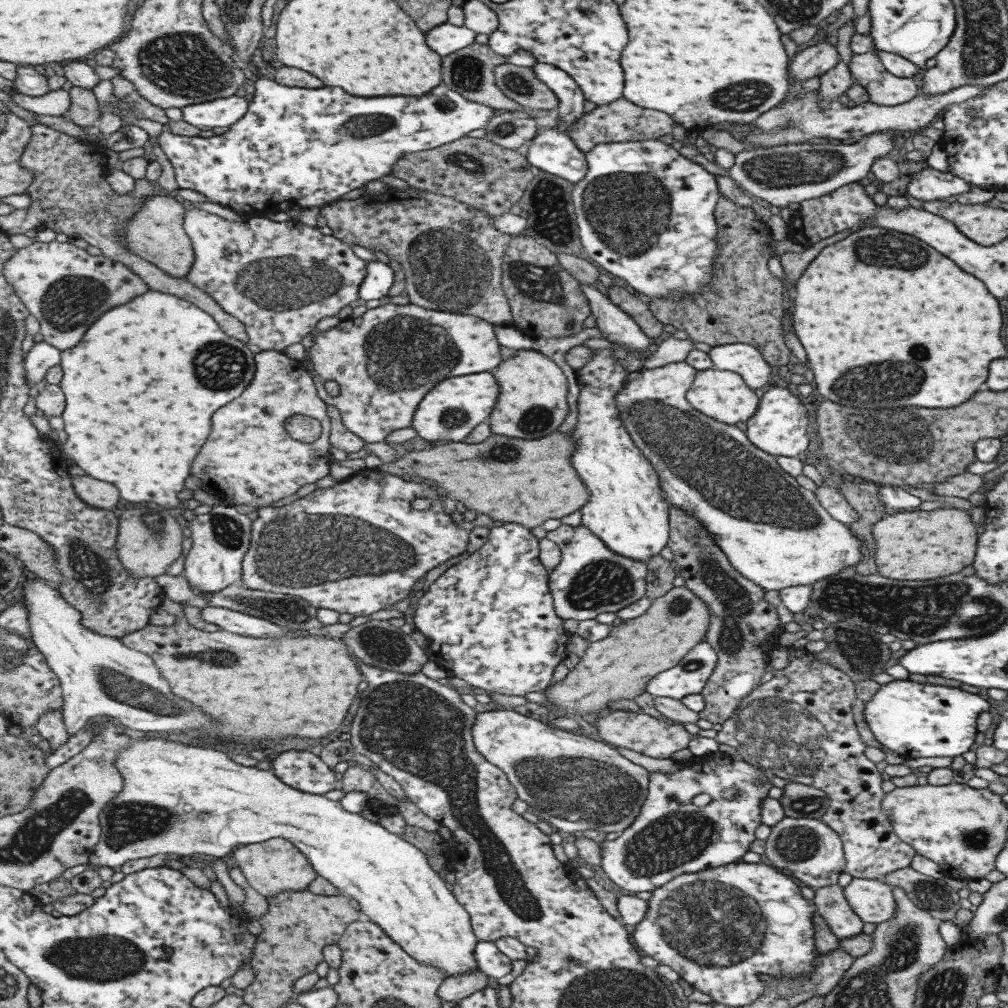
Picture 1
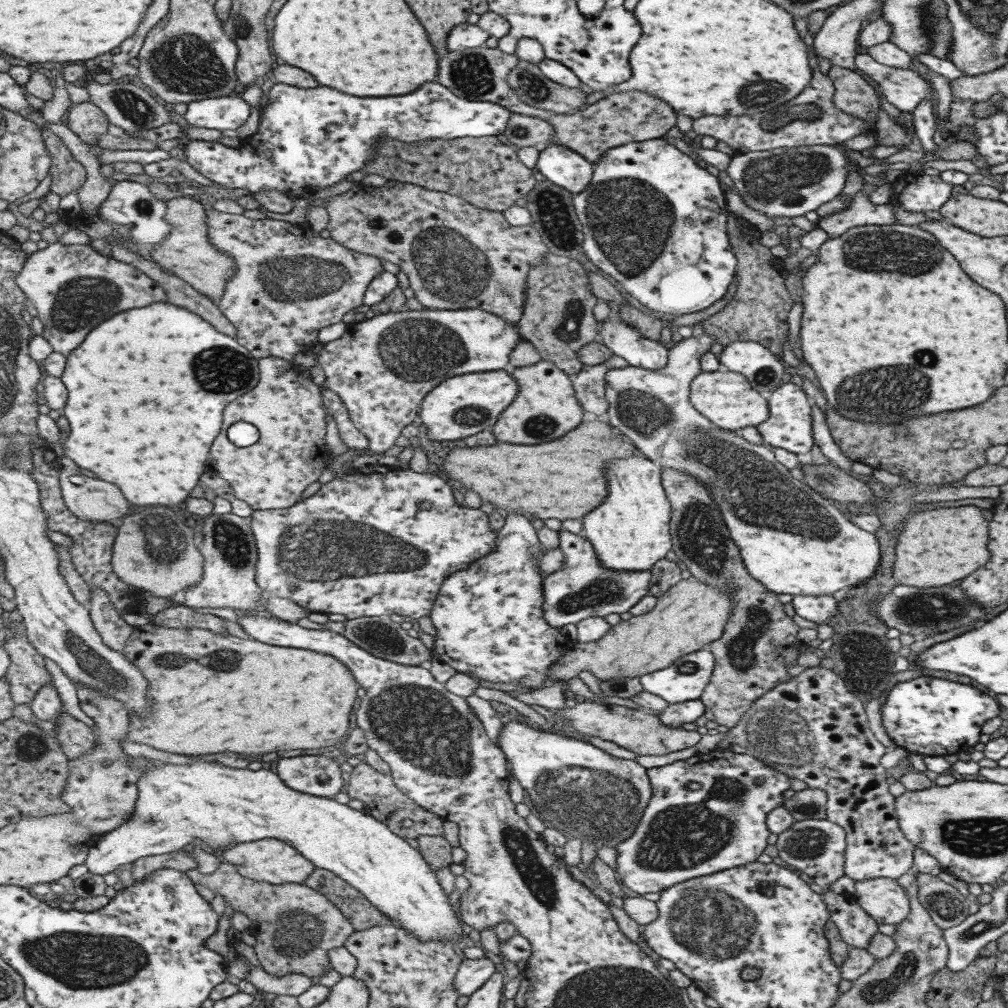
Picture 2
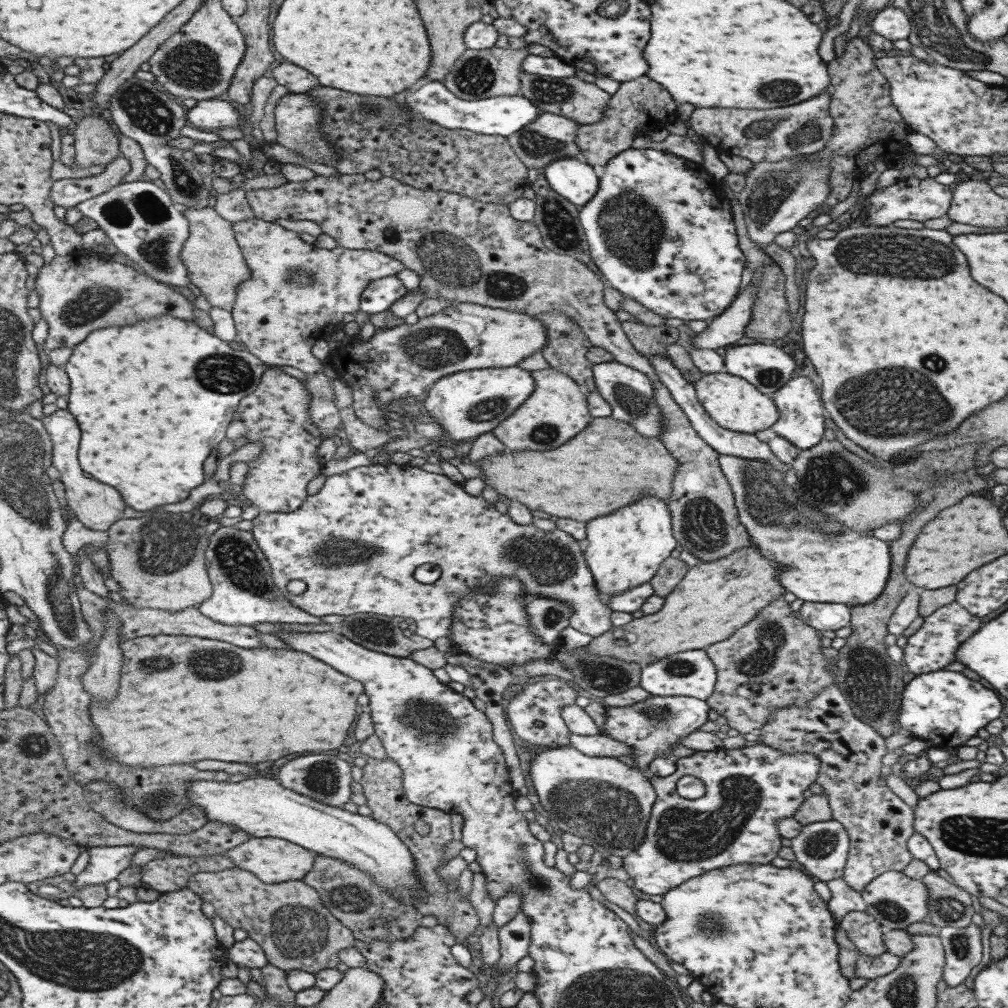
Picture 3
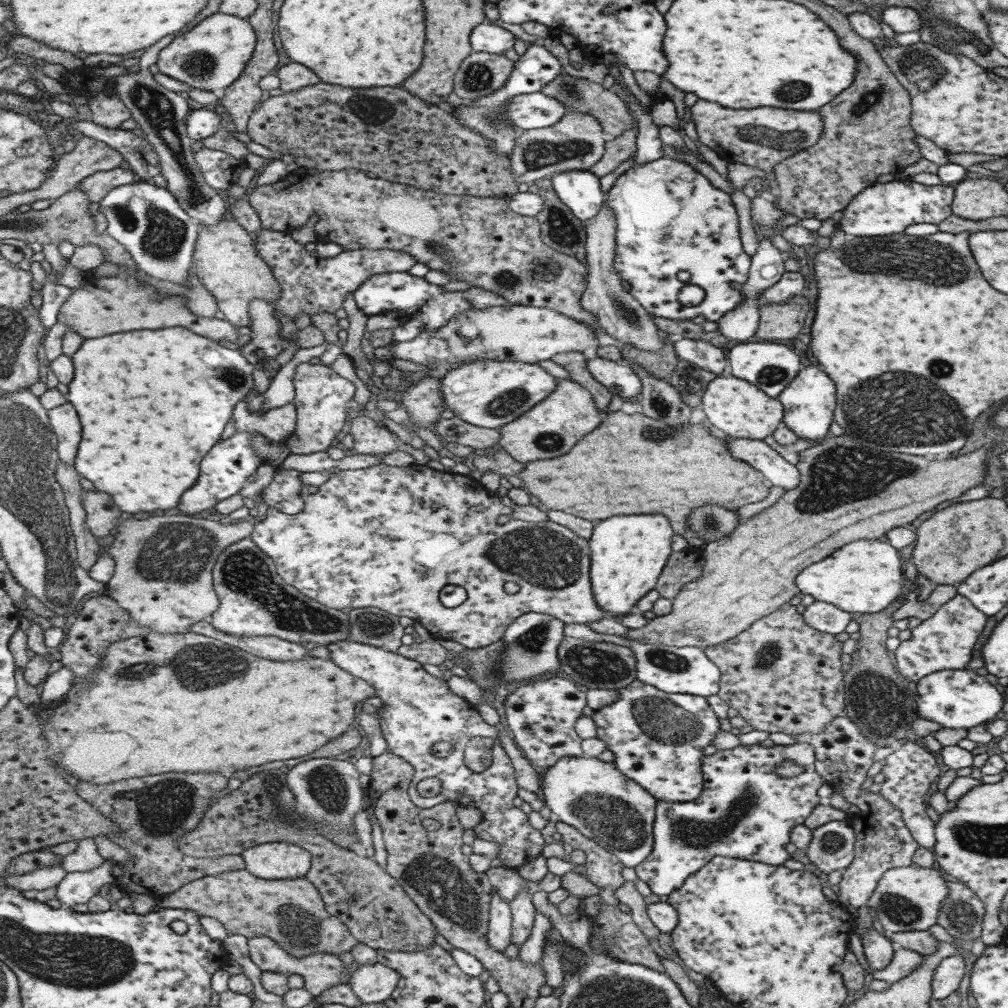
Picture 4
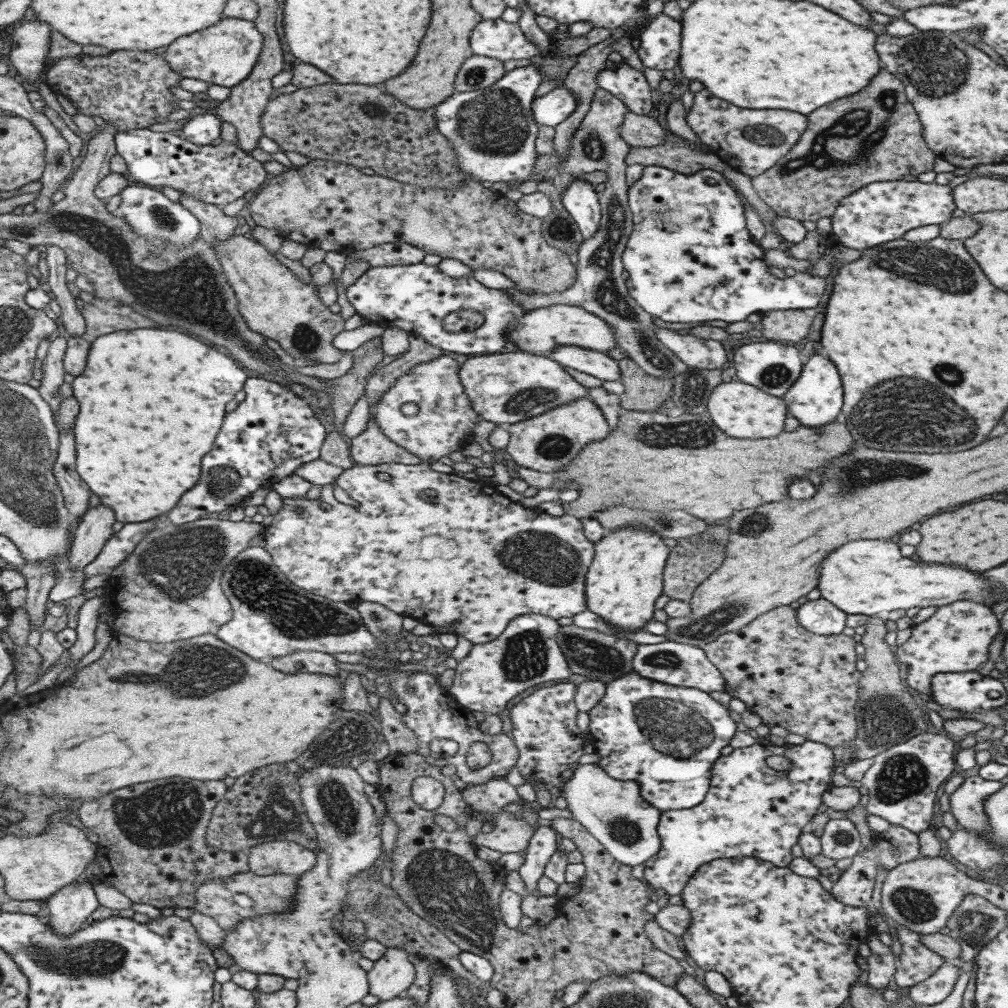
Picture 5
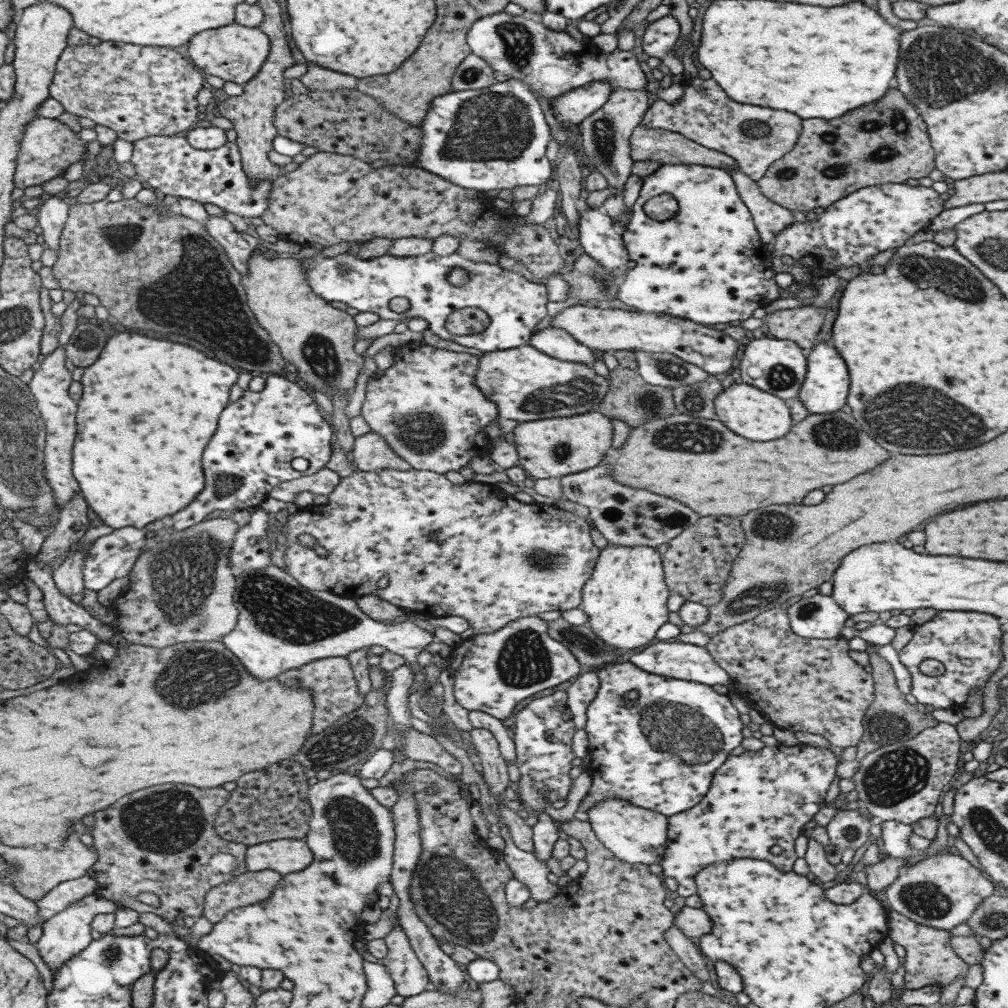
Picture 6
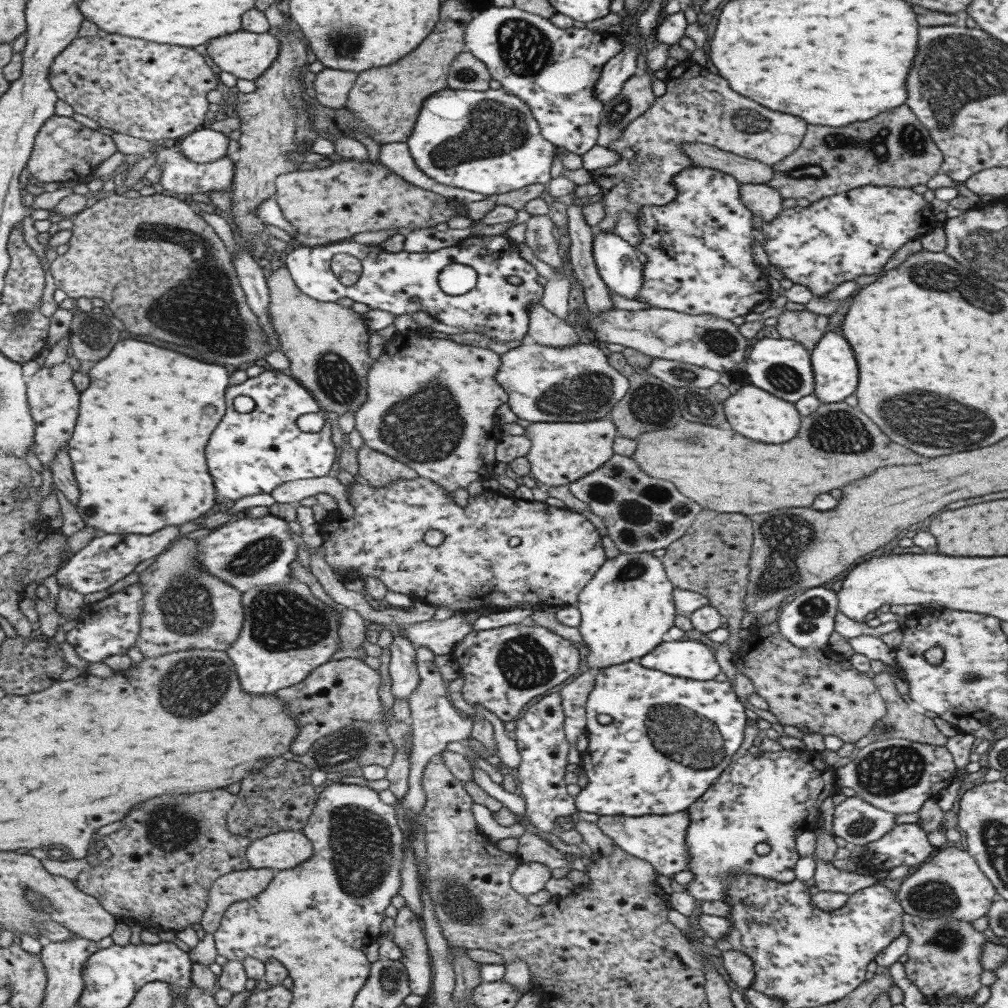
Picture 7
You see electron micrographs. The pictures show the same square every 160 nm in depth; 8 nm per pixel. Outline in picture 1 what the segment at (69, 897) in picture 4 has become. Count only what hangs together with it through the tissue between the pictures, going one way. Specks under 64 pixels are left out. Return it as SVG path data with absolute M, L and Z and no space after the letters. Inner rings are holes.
M149 735L131 739L132 743L129 744L129 748L125 748L125 752L121 752L117 756L117 766L119 766L118 769L124 781L123 790L103 810L101 825L104 826L104 832L91 855L89 864L95 867L108 866L109 868L118 869L123 863L131 862L133 859L147 859L155 855L191 855L204 856L209 860L227 859L229 854L237 846L260 843L264 840L279 837L293 844L302 855L305 855L305 858L310 862L312 869L317 875L327 880L329 884L332 884L341 895L354 900L358 904L358 910L361 912L362 917L376 924L403 952L406 952L417 963L421 963L425 967L440 969L444 972L445 977L455 976L456 974L463 974L464 972L471 972L477 969L477 964L473 960L473 949L478 940L472 933L469 915L455 900L452 892L447 889L445 881L428 865L426 856L412 844L409 844L409 841L403 840L399 835L387 832L378 823L367 821L359 813L346 812L344 808L341 808L339 801L331 801L323 795L299 792L299 790L283 784L269 770L240 766L239 764L235 764L230 758L227 758L229 754L224 754L219 750L188 746L187 744L179 744L179 742L171 742L171 740L163 740L163 738L151 738Z

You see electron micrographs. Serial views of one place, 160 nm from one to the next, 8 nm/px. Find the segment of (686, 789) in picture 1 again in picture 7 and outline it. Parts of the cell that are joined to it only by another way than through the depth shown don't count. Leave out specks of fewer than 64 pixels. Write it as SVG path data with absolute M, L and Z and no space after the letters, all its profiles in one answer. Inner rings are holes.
M806 749L797 752L793 752L793 750L779 750L779 752L759 751L757 754L745 753L741 758L733 760L724 771L720 772L715 782L686 809L687 815L689 815L689 826L687 832L685 832L684 841L686 852L688 852L688 870L693 873L693 878L692 881L684 885L685 892L697 900L722 901L724 899L724 892L728 889L728 882L737 875L757 875L762 879L774 880L783 884L795 879L794 864L798 859L796 848L794 847L796 836L800 836L802 833L813 829L815 822L820 816L819 804L821 804L824 798L832 796L835 793L834 771L833 768L823 762L818 752L809 752ZM757 842L765 842L770 848L769 852L762 856L757 855L753 851L753 846Z

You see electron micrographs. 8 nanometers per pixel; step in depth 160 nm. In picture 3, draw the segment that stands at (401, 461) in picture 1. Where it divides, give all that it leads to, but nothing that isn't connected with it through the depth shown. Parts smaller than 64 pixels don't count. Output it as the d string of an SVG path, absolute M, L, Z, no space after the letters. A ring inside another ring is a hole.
M607 416L592 418L580 433L567 440L567 444L561 443L561 448L553 448L553 452L519 451L517 454L517 451L505 449L502 454L484 456L476 466L481 471L483 483L491 486L497 494L502 494L509 500L517 500L529 510L541 510L557 518L587 522L596 516L616 511L639 497L644 497L643 494L657 496L666 504L670 497L669 486L671 486L671 478L675 476L673 470L677 462L673 460L670 452L663 448L659 437L647 440L635 432L631 424Z

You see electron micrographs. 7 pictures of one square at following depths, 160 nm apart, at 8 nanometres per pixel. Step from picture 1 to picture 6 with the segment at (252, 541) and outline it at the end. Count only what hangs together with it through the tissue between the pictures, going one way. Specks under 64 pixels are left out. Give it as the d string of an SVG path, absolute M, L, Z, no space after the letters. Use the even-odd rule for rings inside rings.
M385 469L379 471L371 471L365 472L362 470L354 470L351 476L345 476L345 478L340 478L339 484L335 485L335 488L329 494L326 494L327 503L326 505L309 505L308 507L300 507L298 511L294 514L288 514L287 520L285 520L284 531L285 531L285 553L283 554L283 564L285 564L284 571L292 576L301 586L307 588L310 591L329 591L335 594L339 594L339 596L347 596L349 598L359 598L364 594L374 594L378 596L381 600L386 600L395 606L398 606L400 609L407 609L412 612L412 614L422 616L426 619L437 618L437 617L446 617L446 616L460 616L464 618L468 622L468 626L473 628L473 632L476 634L489 634L490 632L495 632L499 630L502 626L505 626L508 622L512 620L523 618L527 616L535 616L536 614L541 614L541 612L553 612L553 610L558 610L560 613L565 610L571 610L573 608L578 608L580 603L580 592L583 586L583 583L588 579L588 576L591 574L593 570L594 564L596 563L598 557L599 549L592 543L591 540L591 528L592 526L589 524L587 519L582 519L581 517L577 517L570 512L563 511L562 509L558 509L554 505L548 505L543 503L536 502L517 502L511 495L506 494L501 491L497 485L491 484L479 484L477 482L466 482L464 484L451 484L447 478L441 476L441 474L435 474L431 471L422 471L415 469L405 469L402 471L401 469ZM299 534L309 534L313 540L315 540L315 544L317 546L321 546L323 550L325 550L325 556L319 556L315 553L315 550L311 547L303 547L303 545L299 545L296 537Z

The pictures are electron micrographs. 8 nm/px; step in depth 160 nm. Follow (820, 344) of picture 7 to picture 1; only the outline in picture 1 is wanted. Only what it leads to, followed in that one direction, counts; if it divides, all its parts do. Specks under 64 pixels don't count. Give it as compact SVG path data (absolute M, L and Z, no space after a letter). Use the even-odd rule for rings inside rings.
M782 383L770 385L759 398L756 411L745 421L744 435L749 442L771 456L793 457L805 450L809 442L809 420L797 393Z

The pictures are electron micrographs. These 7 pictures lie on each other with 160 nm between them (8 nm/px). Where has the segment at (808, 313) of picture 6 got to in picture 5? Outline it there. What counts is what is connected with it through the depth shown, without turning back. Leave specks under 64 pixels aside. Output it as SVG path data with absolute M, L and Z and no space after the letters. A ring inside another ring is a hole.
M817 308L770 310L761 314L759 328L761 335L768 341L786 342L798 345L799 340L806 338L811 320L815 318Z

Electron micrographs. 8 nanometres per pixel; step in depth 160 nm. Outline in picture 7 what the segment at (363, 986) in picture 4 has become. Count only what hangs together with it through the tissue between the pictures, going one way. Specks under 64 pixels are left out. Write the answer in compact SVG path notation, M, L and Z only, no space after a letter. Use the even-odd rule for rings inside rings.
M406 906L397 909L391 940L399 947L399 963L405 967L411 994L428 997L431 992L431 966L426 949L421 917L415 916Z

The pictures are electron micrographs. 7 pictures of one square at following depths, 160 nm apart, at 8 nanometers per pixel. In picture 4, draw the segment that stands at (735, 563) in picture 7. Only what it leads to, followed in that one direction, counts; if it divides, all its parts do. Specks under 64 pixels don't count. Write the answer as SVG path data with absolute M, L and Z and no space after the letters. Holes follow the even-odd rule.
M687 547L681 551L671 551L656 580L655 589L659 596L672 599L684 584L700 575L703 561L699 549Z

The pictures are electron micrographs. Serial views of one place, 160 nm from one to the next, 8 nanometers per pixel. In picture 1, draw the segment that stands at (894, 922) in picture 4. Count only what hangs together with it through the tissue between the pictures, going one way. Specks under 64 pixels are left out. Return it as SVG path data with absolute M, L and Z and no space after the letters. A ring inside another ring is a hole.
M853 878L842 888L849 908L862 920L878 925L894 915L892 887L877 879Z

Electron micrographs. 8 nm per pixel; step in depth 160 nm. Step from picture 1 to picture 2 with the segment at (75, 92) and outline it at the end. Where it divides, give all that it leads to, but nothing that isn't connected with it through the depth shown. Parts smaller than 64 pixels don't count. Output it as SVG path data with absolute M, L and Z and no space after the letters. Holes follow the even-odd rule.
M93 101L77 103L68 114L70 129L90 147L98 148L98 140L109 130L110 118Z

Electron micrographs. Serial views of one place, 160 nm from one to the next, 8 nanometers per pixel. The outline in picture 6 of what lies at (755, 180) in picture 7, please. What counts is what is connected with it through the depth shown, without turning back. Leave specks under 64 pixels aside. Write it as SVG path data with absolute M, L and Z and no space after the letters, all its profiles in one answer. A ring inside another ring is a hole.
M637 125L631 131L628 138L630 146L630 157L632 161L652 160L659 164L696 164L699 166L710 166L711 168L720 168L729 172L731 169L738 169L736 162L726 154L716 150L705 148L682 134L675 131L661 130L660 128L647 128L643 125Z

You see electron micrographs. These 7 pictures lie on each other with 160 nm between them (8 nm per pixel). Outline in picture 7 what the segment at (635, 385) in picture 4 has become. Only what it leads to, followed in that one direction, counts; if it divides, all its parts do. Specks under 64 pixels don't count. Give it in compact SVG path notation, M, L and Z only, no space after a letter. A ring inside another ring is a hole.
M536 302L536 304L528 304L528 317L529 329L526 334L536 344L563 348L579 342L579 338L571 325L564 323L564 320L551 314L539 302Z

